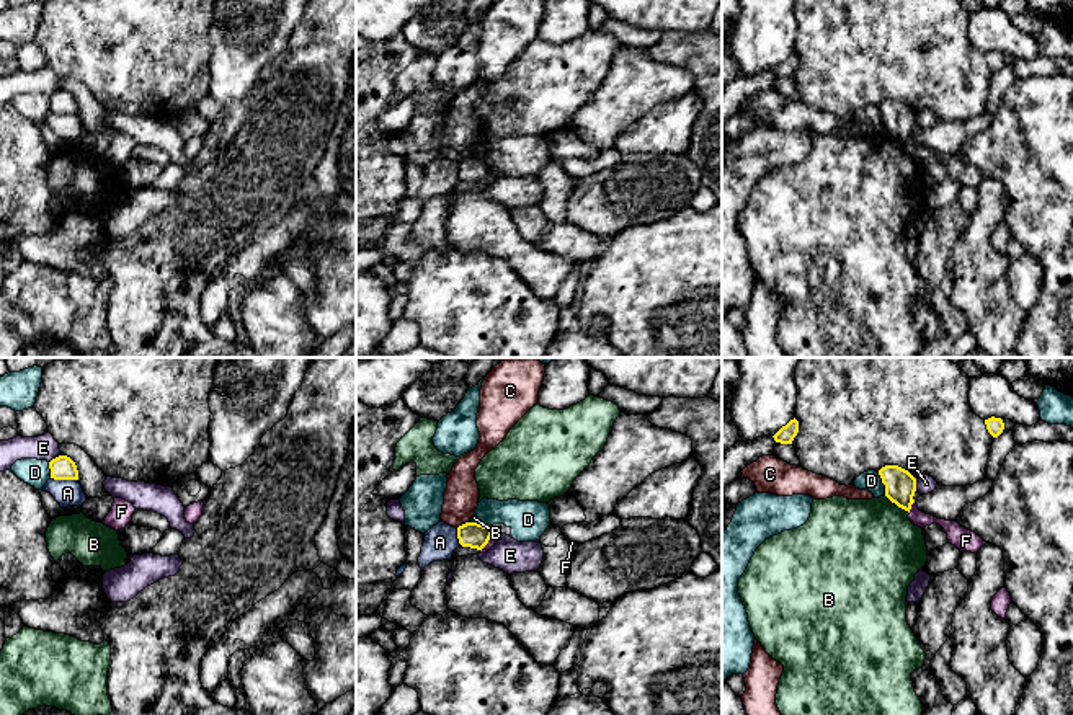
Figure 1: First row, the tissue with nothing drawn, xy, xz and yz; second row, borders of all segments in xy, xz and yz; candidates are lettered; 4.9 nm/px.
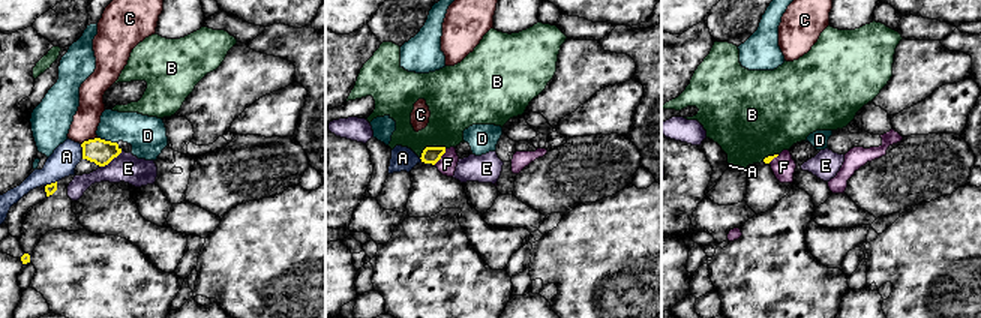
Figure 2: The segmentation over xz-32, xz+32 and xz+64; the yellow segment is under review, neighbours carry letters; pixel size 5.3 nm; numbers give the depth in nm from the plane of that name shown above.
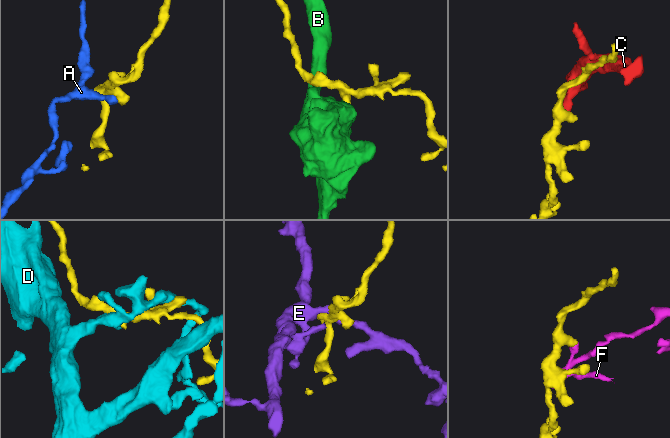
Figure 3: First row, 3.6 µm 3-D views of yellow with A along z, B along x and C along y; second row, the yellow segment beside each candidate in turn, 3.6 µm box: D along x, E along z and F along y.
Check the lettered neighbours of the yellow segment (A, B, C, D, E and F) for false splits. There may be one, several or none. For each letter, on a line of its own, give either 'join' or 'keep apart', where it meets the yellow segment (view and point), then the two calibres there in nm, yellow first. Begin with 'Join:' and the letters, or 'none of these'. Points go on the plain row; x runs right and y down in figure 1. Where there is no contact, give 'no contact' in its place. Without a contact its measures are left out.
Join: none of these
A: keep apart; meets yellow in xy at (64, 113); 120 nm thick on the yellow side, 130 nm on the other
B: keep apart; meets yellow in yz at (897, 139); 160 nm thick on the yellow side, 480 nm on the other
C: keep apart; meets yellow in xz at (463, 159); 130 nm thick on the yellow side, 180 nm on the other
D: keep apart; meets yellow in yz at (882, 116); 160 nm thick on the yellow side, 100 nm on the other
E: keep apart; meets yellow in xy at (56, 92); 120 nm thick on the yellow side, 130 nm on the other
F: keep apart; meets yellow in xz at (489, 173); 130 nm thick on the yellow side, 50 nm on the other

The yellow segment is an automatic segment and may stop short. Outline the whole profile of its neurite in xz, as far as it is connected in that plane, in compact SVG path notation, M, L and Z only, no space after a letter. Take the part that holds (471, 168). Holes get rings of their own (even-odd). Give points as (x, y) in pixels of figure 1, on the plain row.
M465 157L457 162L457 173L462 181L482 184L488 178L493 167L493 160Z

